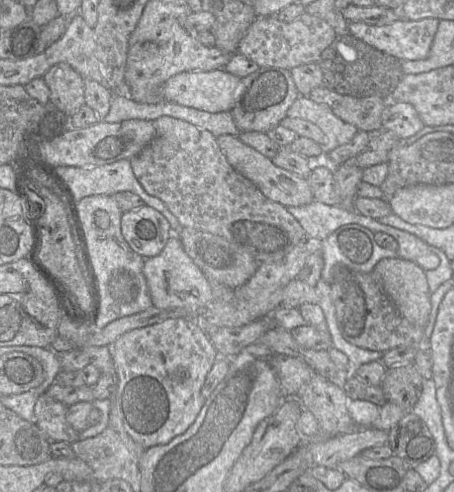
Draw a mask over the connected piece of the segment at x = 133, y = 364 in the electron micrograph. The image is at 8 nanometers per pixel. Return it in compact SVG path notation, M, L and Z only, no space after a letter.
M167 319L160 323L149 325L143 328L133 329L120 336L112 345L112 358L116 373L116 397L118 402L118 413L122 418L126 432L132 437L132 439L143 446L145 449L148 449L156 445L165 445L169 443L174 437L184 433L195 421L205 403L206 398L202 396L201 388L208 372L212 368L218 356L220 355L218 355L214 345L205 333L205 329L201 323L192 319Z

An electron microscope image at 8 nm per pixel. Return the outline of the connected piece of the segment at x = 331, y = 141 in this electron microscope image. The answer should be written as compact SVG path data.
M299 96L287 111L287 117L301 118L318 126L325 135L323 154L344 145L358 129L337 117L325 104L318 104L306 96Z

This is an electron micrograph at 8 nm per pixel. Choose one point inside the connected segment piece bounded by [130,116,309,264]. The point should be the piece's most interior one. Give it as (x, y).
(183, 166)

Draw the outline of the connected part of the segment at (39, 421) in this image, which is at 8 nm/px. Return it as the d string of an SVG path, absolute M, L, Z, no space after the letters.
M46 393L38 397L34 407L36 425L51 441L73 443L78 440L79 433L66 420L67 409L66 405L52 399Z

